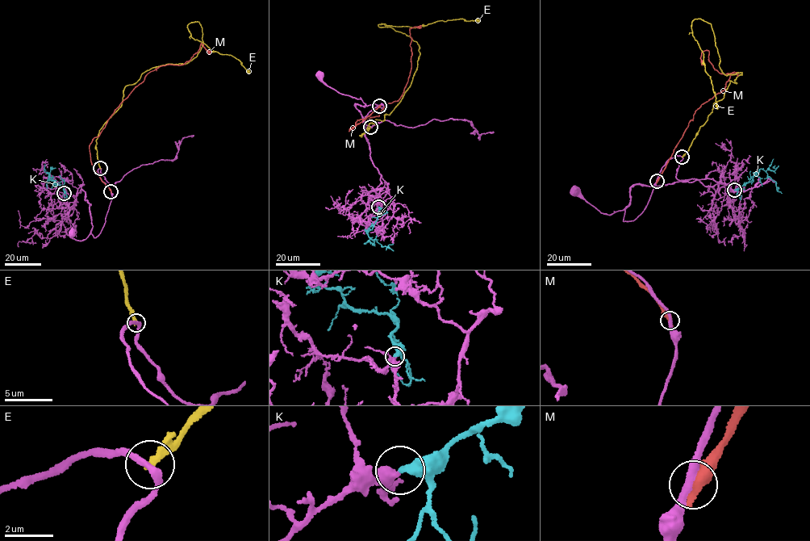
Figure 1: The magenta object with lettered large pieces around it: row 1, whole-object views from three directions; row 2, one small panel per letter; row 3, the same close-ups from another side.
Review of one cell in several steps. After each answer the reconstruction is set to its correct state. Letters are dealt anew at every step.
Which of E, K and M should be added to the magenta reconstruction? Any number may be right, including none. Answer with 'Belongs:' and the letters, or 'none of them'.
Belongs: K

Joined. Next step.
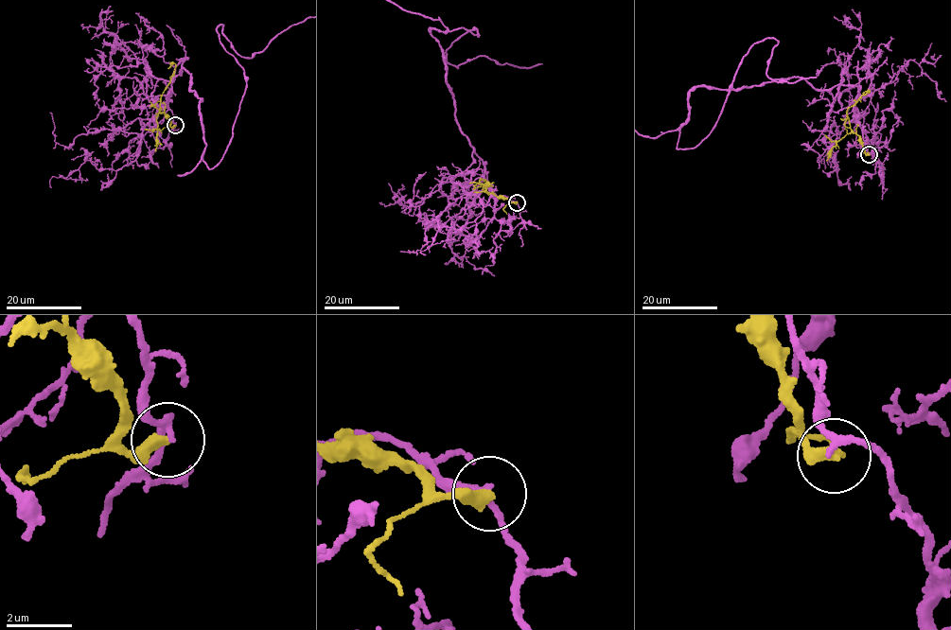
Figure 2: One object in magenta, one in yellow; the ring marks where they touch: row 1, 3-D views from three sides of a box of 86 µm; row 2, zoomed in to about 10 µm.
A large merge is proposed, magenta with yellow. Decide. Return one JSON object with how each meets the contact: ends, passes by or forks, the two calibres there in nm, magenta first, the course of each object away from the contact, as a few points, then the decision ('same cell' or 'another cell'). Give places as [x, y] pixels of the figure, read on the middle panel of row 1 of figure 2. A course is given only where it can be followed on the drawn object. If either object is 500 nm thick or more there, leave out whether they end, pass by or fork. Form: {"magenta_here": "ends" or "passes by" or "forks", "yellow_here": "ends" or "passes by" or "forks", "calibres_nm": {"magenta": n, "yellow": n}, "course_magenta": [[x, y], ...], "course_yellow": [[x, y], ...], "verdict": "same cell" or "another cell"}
{"magenta_here": "passes by", "yellow_here": "ends", "calibres_nm": {"magenta": 170, "yellow": 400}, "course_magenta": [[517, 202], [492, 191], [456, 120], [431, 33], [448, 28], [388, 1]], "course_yellow": [[517, 202], [489, 193], [479, 182], [481, 179], [486, 182], [480, 184]], "verdict": "another cell"}

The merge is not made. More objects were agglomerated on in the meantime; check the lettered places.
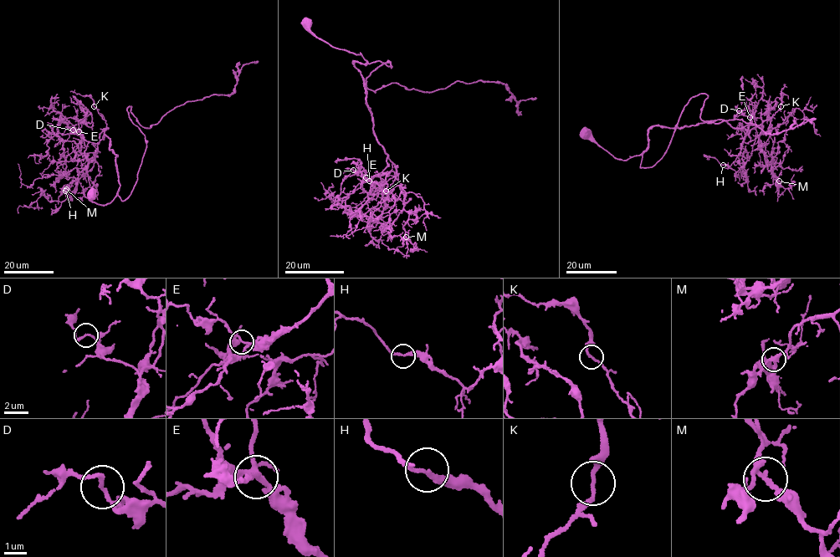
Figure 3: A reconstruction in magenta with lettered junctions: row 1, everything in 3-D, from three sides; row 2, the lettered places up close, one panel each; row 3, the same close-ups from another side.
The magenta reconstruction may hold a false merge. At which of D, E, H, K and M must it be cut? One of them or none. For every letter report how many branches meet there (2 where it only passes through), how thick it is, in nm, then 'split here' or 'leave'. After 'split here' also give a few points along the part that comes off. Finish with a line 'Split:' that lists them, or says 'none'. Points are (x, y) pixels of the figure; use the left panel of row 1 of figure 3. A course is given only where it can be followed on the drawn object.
D: 3 | 120 nm | leave
E: 3 | 160 nm | leave
H: 3 | 160 nm | leave
K: 2 | 170 nm | leave
M: 3 | 200 nm | leave
Split: none

